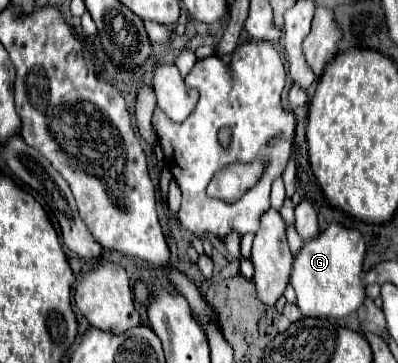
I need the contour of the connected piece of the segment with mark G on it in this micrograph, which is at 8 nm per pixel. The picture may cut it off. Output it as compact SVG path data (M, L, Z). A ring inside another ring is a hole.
M334 221L326 231L314 239L304 241L302 249L294 257L290 285L296 291L296 305L306 317L330 317L344 319L362 305L364 287L360 281L362 261L366 253L364 237L358 229L348 229Z

